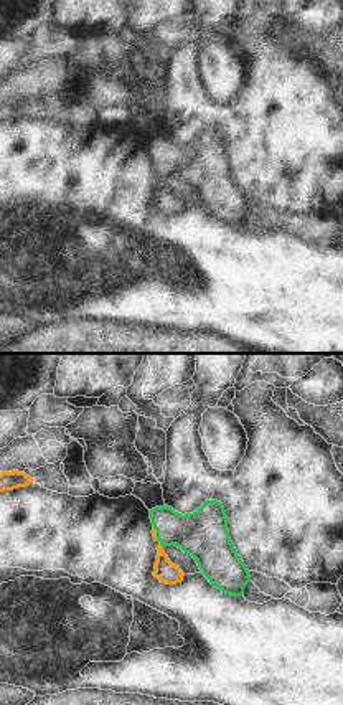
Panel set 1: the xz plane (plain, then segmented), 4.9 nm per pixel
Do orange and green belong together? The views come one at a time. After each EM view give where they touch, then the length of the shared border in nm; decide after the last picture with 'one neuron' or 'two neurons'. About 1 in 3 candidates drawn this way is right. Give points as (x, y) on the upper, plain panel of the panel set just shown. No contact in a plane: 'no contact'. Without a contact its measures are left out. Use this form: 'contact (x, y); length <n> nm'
contact (155, 164); length 80 nm

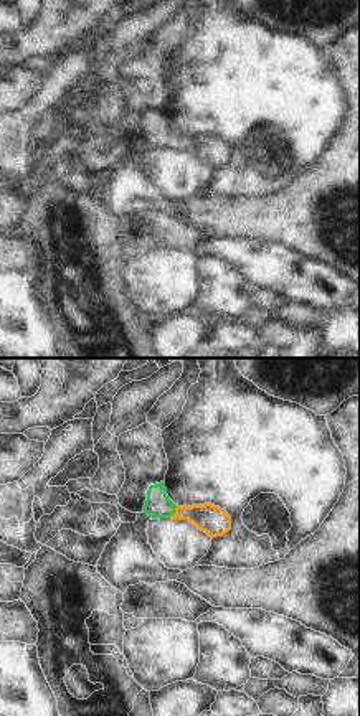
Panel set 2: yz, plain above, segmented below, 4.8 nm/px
contact (175, 142); length 80 nm

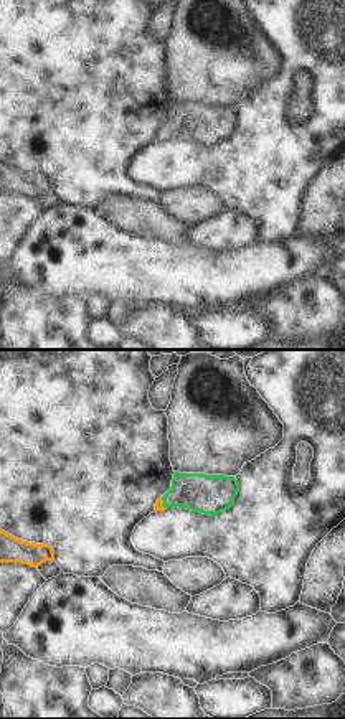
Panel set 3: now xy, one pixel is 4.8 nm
contact (162, 134); length 70 nm

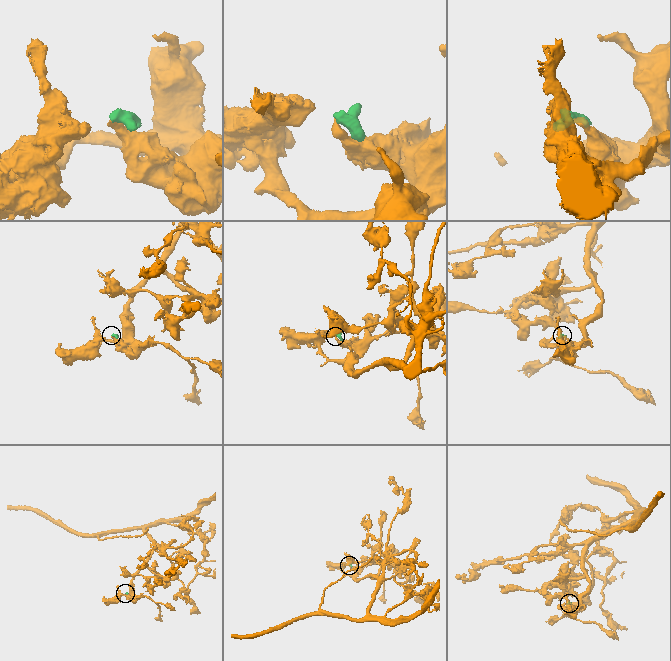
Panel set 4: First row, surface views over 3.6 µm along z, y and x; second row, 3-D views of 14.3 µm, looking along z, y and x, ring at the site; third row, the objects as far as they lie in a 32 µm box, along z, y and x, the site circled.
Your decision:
one neuron

